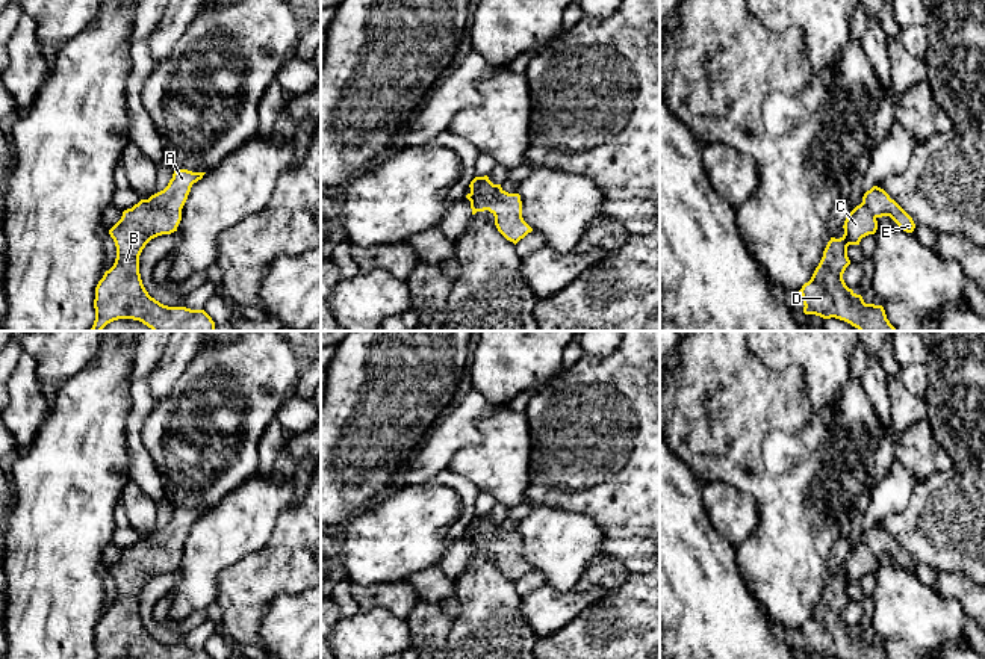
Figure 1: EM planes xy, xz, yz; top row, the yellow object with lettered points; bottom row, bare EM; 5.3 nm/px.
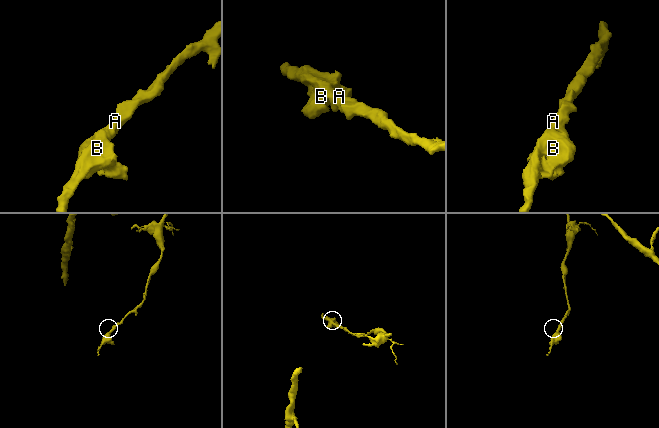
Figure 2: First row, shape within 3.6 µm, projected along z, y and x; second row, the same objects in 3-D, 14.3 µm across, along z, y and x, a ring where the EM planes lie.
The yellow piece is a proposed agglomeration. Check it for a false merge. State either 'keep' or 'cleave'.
keep

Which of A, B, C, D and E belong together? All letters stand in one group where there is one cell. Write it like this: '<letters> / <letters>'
A B C D E

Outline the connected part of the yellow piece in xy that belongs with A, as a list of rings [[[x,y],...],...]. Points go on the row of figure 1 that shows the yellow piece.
[[[176,169],[163,190],[124,210],[109,230],[117,258],[95,287],[91,331],[101,331],[118,319],[139,320],[153,331],[215,331],[215,322],[204,310],[168,307],[151,298],[139,274],[142,249],[151,239],[177,231],[191,187],[204,174]]]

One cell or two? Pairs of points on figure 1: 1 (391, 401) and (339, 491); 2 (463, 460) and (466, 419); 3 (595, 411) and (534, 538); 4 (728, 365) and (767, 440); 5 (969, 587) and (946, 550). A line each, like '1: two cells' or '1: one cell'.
1: one cell
2: two cells
3: two cells
4: one cell
5: two cells

